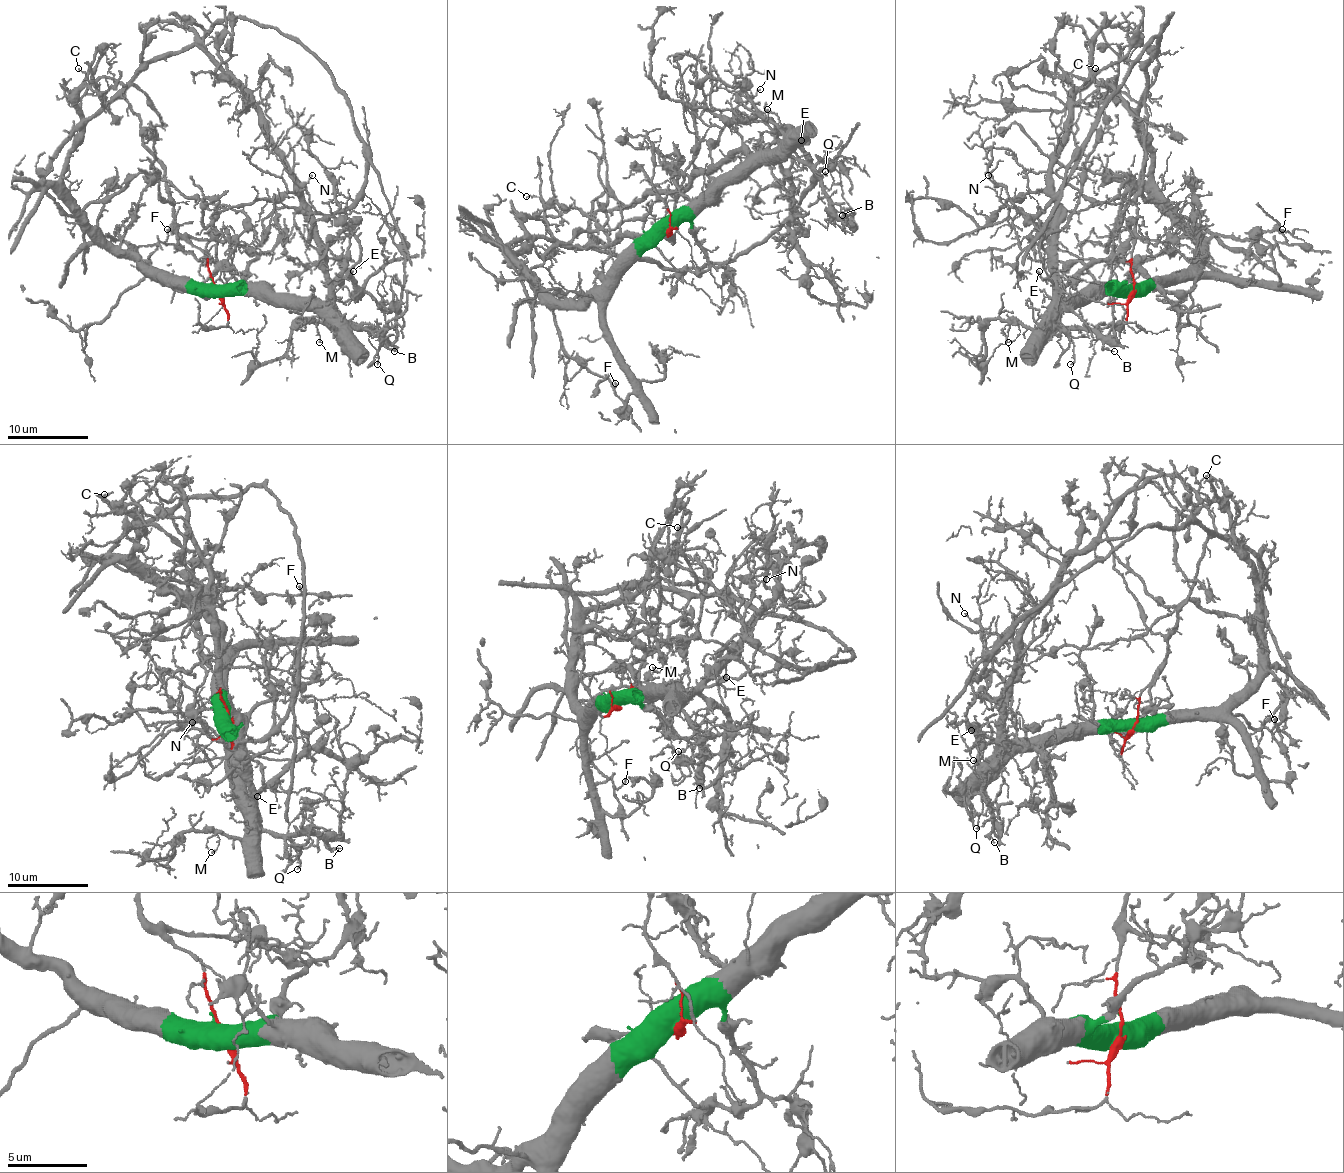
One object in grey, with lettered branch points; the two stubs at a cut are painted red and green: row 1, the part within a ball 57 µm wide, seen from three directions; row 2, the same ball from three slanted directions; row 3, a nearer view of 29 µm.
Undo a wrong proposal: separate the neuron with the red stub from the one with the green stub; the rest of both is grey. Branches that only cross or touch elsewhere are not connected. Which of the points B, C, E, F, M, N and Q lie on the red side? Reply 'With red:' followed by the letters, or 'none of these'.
With red: C, N

